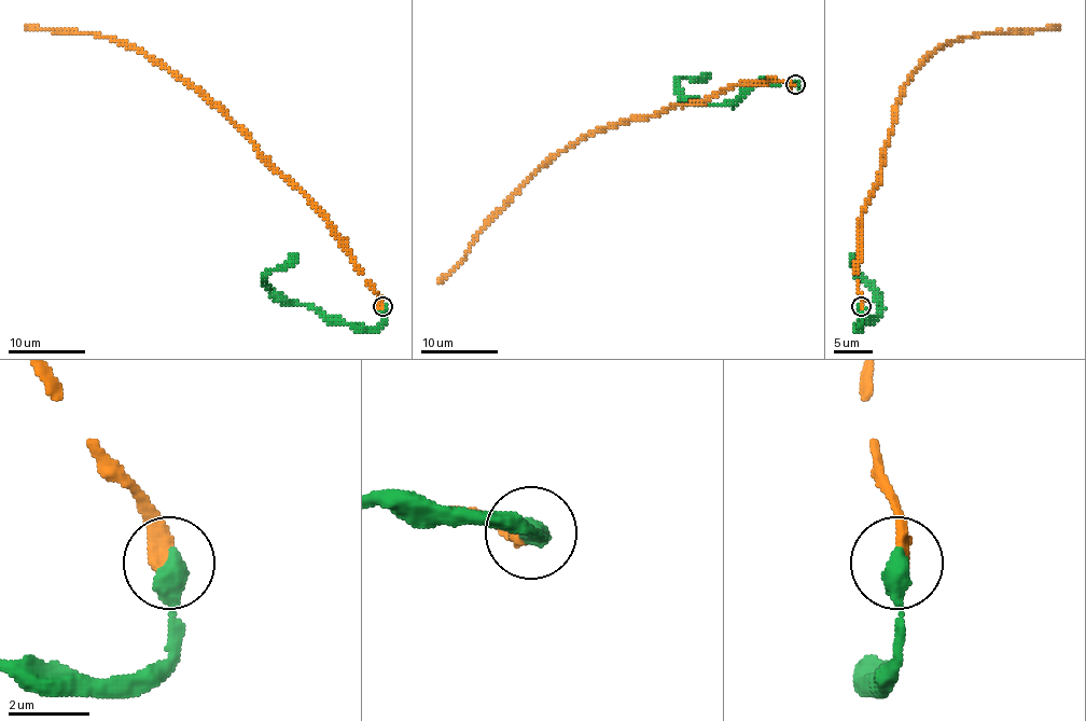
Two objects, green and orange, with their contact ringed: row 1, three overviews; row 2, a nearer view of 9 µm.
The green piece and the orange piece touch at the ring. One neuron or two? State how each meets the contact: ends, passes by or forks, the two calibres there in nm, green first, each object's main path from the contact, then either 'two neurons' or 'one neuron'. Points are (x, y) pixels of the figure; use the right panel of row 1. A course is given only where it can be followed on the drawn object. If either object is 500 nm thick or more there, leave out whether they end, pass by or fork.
550 nm thick on the green side, 400 nm on the other; green runs (861, 305), (857, 329), (859, 322), (868, 322), (880, 309), (880, 303), (859, 278), (853, 257); orange runs (861, 305), (859, 218), (880, 174), (893, 110), (912, 74), (936, 50), (958, 40), (1060, 26); one neuron

